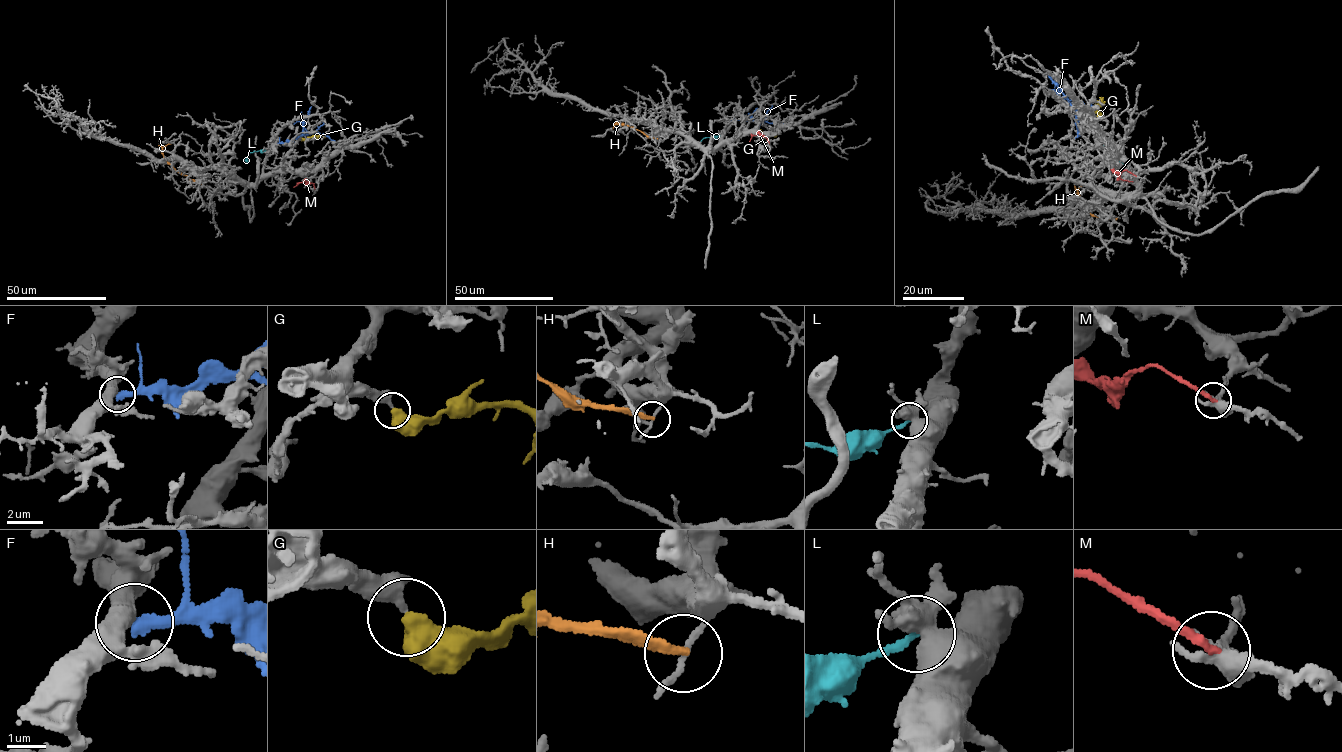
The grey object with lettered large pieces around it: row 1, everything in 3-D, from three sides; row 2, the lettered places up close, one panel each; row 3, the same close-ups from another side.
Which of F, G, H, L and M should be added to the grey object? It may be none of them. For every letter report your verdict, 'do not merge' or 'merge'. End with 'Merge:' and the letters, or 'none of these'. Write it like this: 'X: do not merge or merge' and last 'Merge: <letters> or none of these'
F: do not merge
G: merge
H: do not merge
L: do not merge
M: do not merge
Merge: G

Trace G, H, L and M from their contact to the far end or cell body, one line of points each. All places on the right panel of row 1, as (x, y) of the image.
G: (1097, 115), (1096, 107), (1101, 97)
H: (1117, 217), (1108, 219), (1088, 212), (1074, 186), (1075, 181)
L: (1101, 140), (1105, 150), (1123, 164)
M: (1135, 176), (1126, 170), (1115, 173), (1120, 179), (1132, 181)

